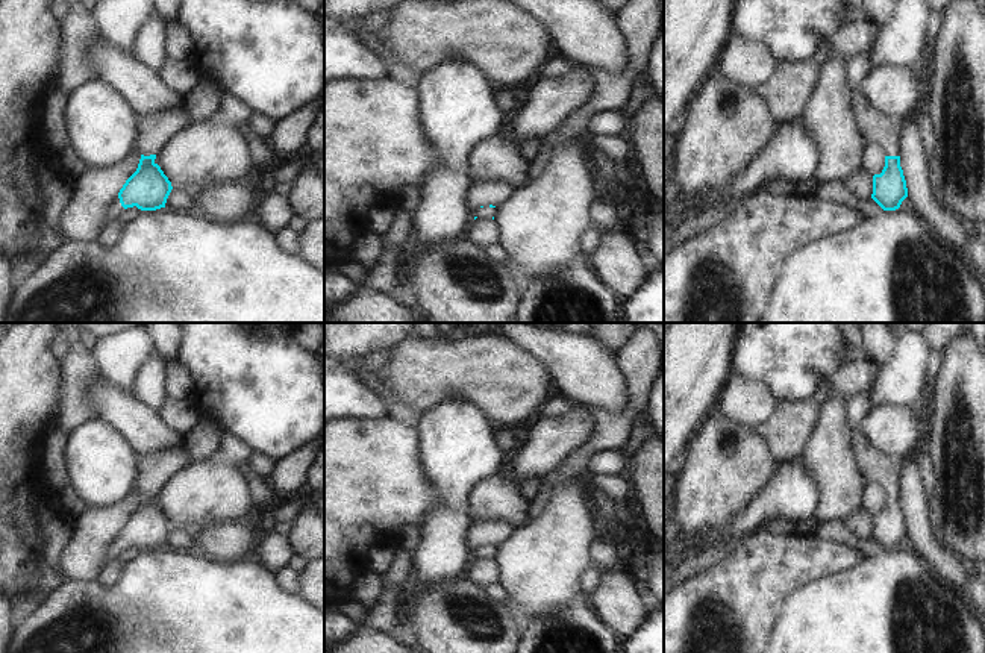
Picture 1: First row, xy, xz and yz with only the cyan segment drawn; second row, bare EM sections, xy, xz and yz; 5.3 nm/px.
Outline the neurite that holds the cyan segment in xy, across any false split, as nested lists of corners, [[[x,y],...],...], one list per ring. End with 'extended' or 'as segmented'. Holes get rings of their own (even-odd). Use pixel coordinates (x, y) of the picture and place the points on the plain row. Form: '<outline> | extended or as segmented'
[[[183,442],[158,453],[138,458],[135,489],[141,492],[136,511],[118,532],[124,548],[136,545],[141,550],[165,547],[173,529],[171,521],[155,501],[165,482],[188,465]]] | extended

